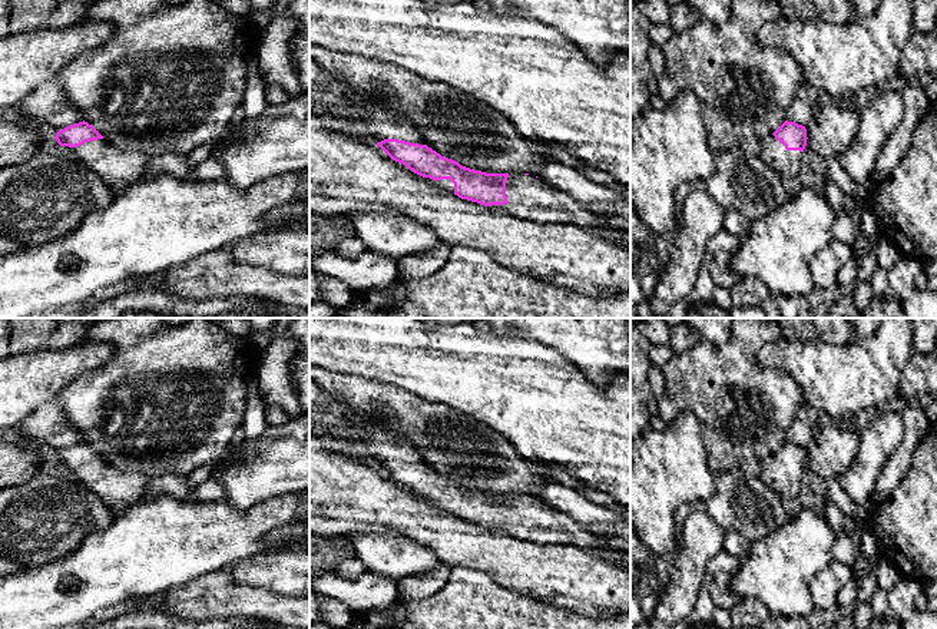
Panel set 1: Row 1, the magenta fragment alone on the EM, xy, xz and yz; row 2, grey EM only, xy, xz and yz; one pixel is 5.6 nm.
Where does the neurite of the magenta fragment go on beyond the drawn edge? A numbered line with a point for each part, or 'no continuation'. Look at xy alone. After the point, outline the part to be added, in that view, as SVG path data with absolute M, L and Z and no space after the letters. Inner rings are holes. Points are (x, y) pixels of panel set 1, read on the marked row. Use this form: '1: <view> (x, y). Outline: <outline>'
1: xy (119, 168). Outline: M53 139L52 149L63 149L82 160L119 191L136 182L150 160L143 152L116 149L105 139L90 140L76 148L60 146Z

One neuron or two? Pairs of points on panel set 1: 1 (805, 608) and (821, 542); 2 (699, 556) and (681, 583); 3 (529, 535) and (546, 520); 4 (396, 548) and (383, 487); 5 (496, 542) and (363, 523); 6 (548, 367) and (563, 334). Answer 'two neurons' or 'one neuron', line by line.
1: one neuron
2: one neuron
3: one neuron
4: two neurons
5: one neuron
6: two neurons

